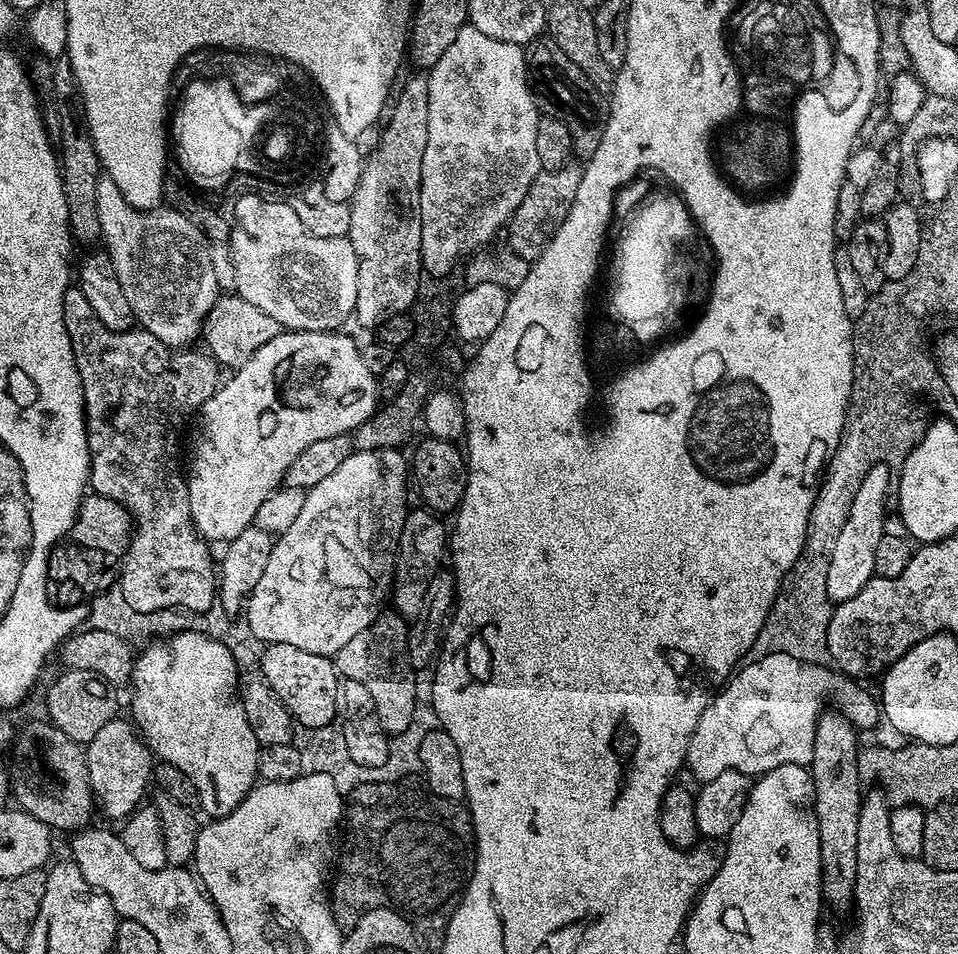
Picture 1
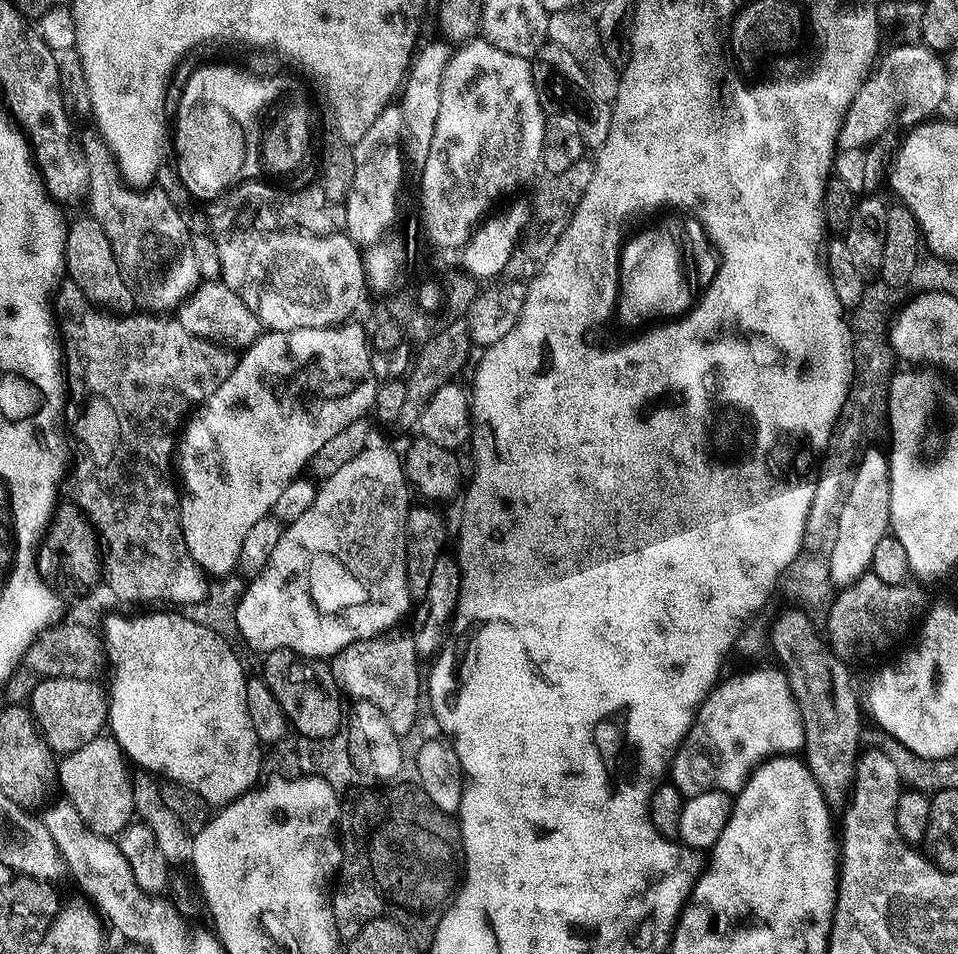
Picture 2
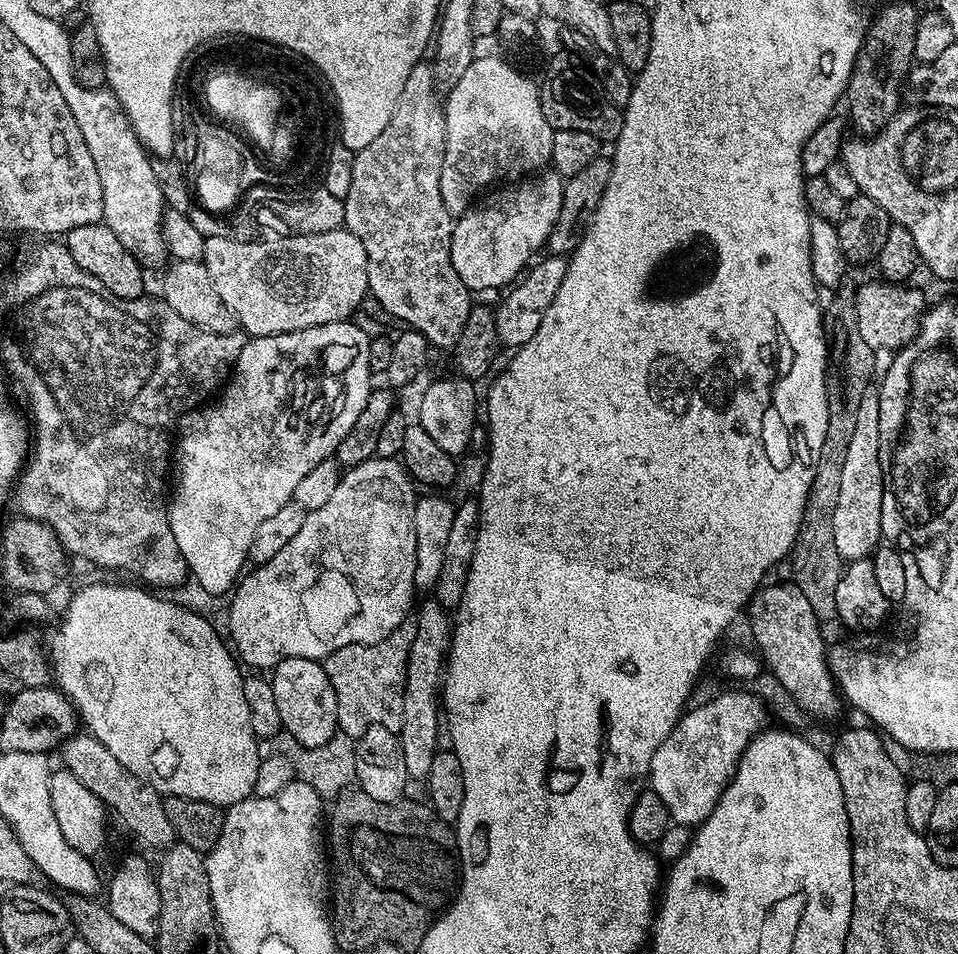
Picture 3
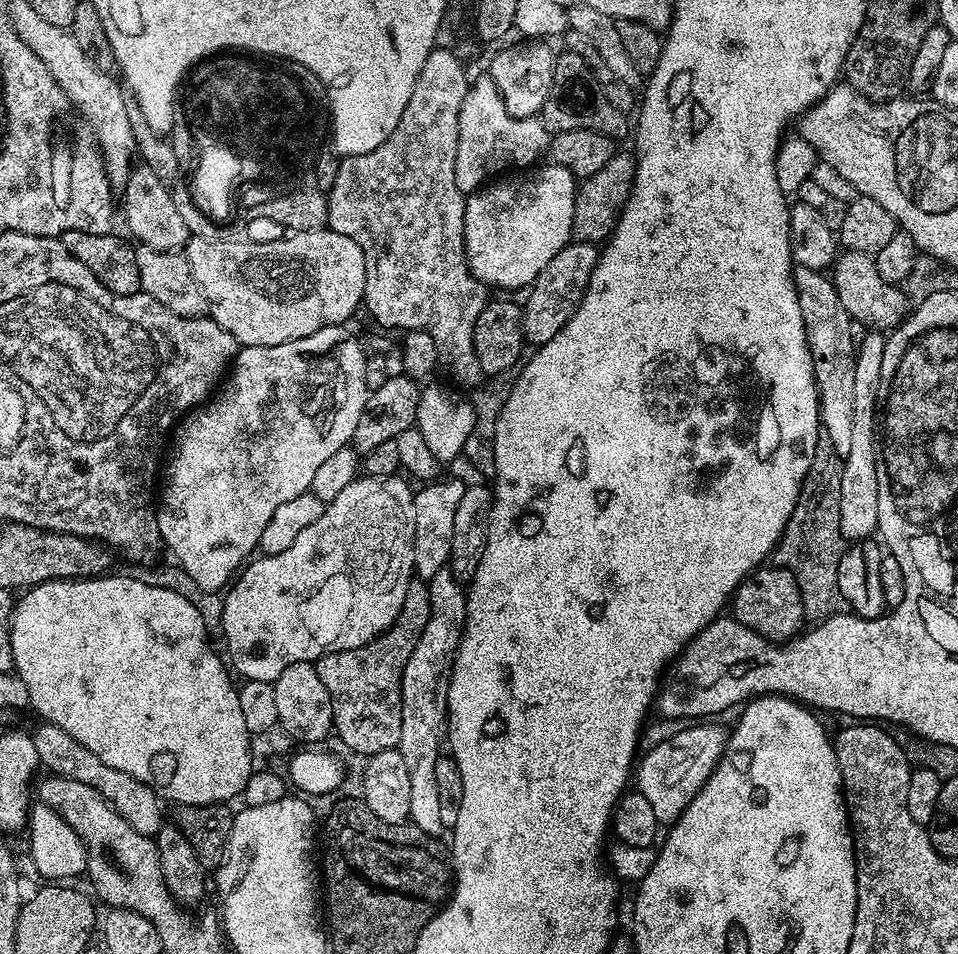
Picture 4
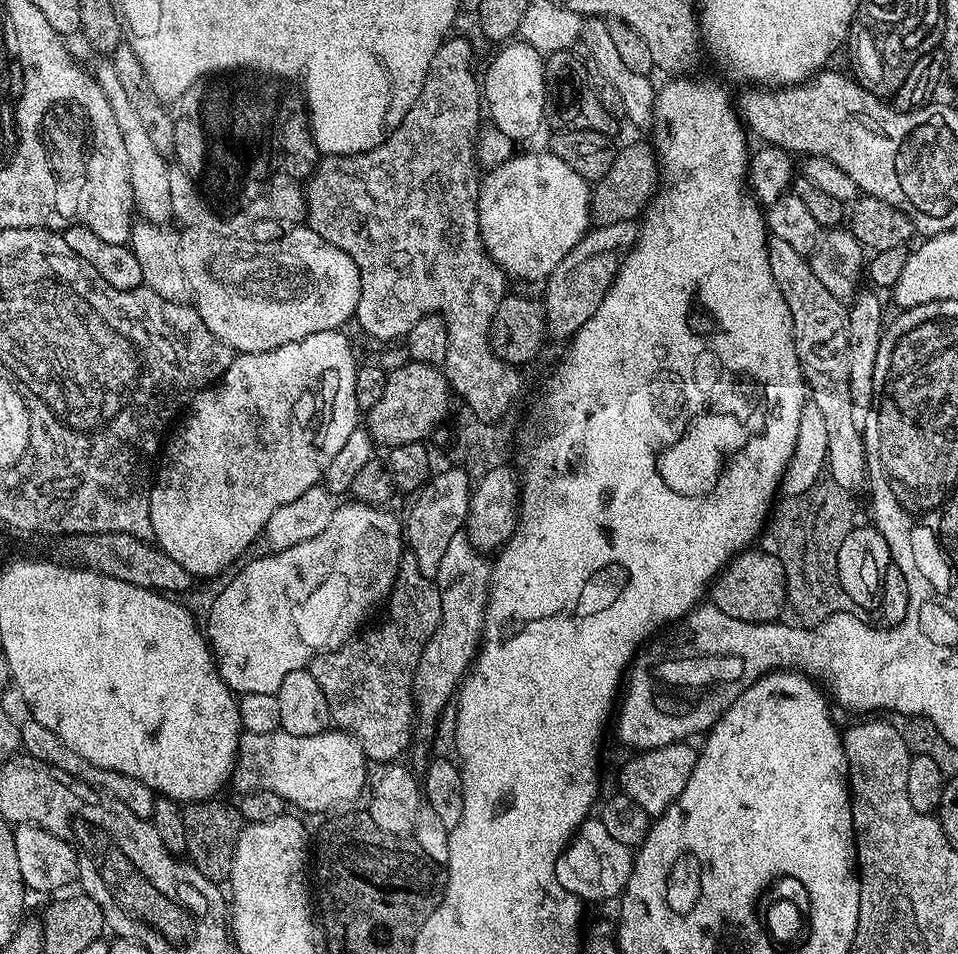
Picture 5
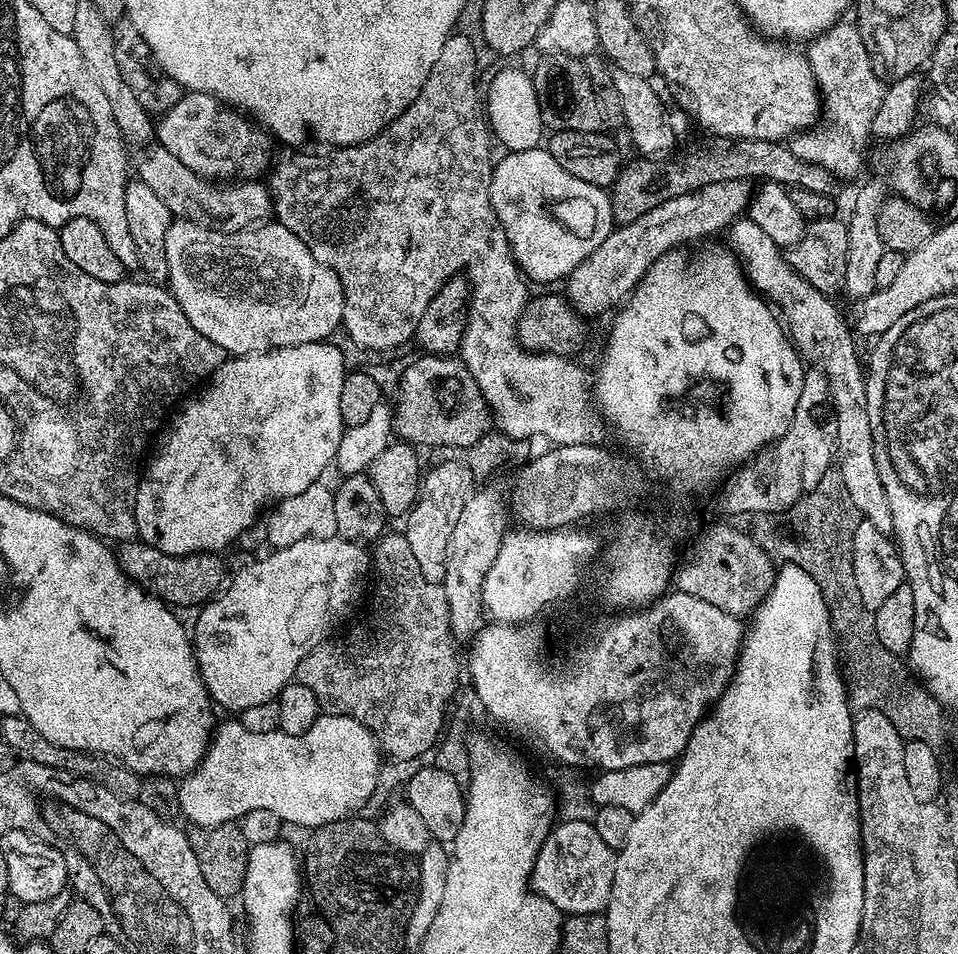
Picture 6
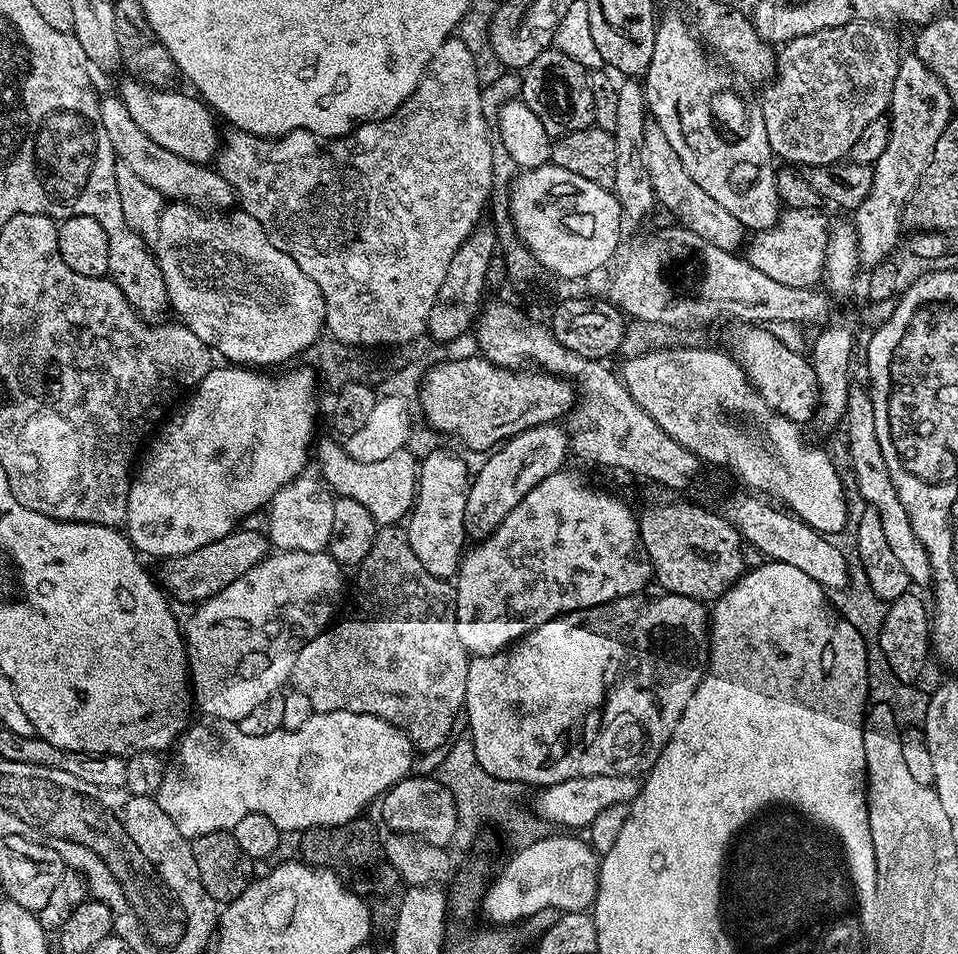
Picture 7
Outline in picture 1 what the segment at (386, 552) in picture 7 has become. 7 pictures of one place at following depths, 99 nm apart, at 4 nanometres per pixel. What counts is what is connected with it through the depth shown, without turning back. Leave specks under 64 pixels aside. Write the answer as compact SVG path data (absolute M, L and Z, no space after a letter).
M395 610L381 611L371 624L365 624L364 629L354 634L346 642L346 646L335 649L334 663L336 671L344 680L353 680L370 693L374 714L380 719L385 732L395 734L404 732L412 724L412 715L416 712L416 680L412 677L413 665L410 663L410 624Z

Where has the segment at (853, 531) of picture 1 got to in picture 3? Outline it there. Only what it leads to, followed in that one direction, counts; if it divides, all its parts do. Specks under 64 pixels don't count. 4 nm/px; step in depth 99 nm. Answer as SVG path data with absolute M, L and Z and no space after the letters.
M869 390L854 406L854 434L850 434L850 446L846 446L846 462L842 465L842 490L838 490L838 506L834 506L834 546L838 546L838 554L848 562L871 557L882 540L880 527L884 475L880 465L879 401L879 391Z

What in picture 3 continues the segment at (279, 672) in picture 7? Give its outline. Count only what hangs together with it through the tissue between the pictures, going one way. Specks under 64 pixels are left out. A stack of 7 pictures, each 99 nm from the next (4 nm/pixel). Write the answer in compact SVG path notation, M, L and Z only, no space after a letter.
M376 458L369 463L359 464L347 469L341 475L337 488L334 489L334 498L329 498L326 506L321 506L317 512L309 512L308 520L302 522L302 530L298 530L298 534L294 534L294 538L290 538L290 542L286 542L286 546L282 546L282 550L278 550L278 554L274 554L274 558L270 558L270 562L259 565L253 576L245 575L242 582L237 583L230 596L232 605L228 608L229 633L227 632L235 655L245 665L248 663L275 666L278 662L282 662L285 656L323 658L330 655L334 648L350 646L357 642L381 640L386 638L388 632L393 632L396 626L405 620L406 612L404 612L404 608L411 606L412 592L414 593L412 582L412 549L414 547L412 506L414 495L412 496L412 488L414 489L413 481L410 479L403 463L397 462L395 459L381 460Z

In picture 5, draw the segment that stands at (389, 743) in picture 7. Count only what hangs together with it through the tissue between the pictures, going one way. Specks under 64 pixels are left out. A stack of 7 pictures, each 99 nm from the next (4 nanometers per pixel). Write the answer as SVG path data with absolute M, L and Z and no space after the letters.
M329 730L309 736L295 736L281 731L270 734L244 732L240 737L240 745L236 751L236 767L232 770L230 780L233 785L236 783L240 794L273 792L284 800L285 805L293 799L307 808L323 808L335 800L352 796L362 783L370 779L368 767L370 761L364 755L362 746L353 736L339 730Z

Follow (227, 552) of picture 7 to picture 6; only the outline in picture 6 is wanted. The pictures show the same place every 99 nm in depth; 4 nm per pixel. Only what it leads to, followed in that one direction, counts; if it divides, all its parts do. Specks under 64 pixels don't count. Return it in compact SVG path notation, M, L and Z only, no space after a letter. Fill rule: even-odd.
M137 538L123 541L115 549L120 569L138 586L142 586L151 596L171 606L173 609L203 606L221 591L225 583L224 564L214 552L198 552L194 556L175 556L166 554L154 546ZM196 604L196 605L195 605Z

